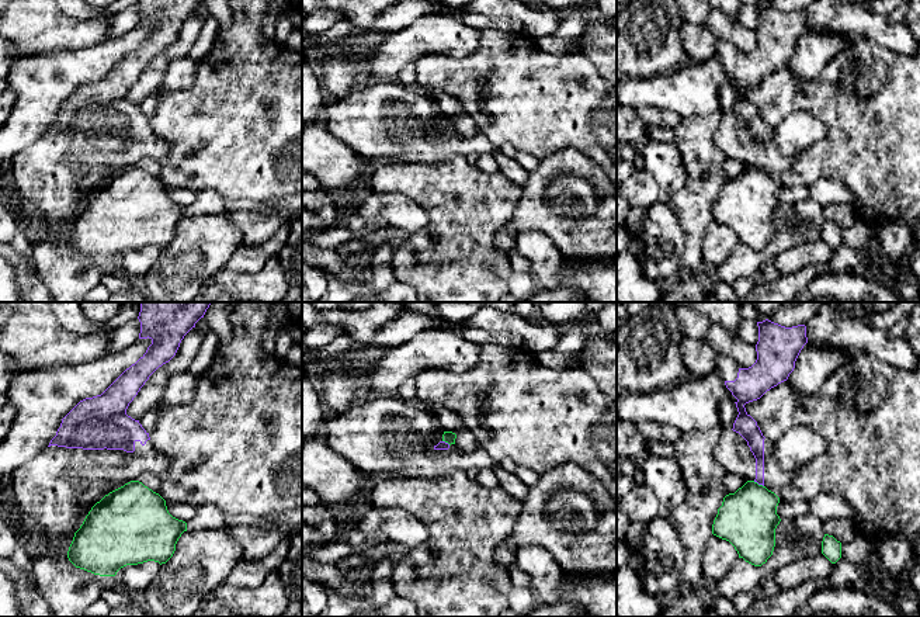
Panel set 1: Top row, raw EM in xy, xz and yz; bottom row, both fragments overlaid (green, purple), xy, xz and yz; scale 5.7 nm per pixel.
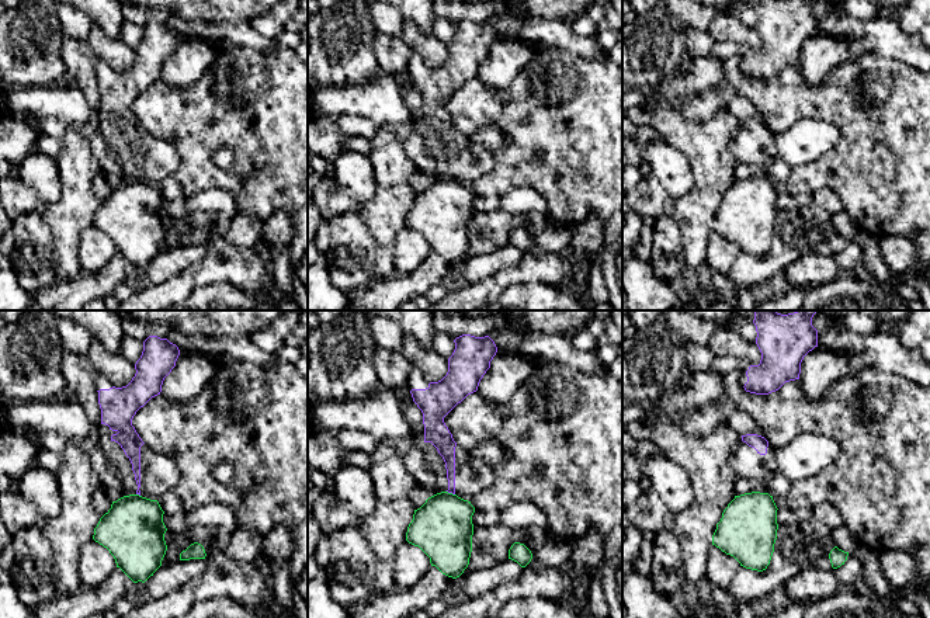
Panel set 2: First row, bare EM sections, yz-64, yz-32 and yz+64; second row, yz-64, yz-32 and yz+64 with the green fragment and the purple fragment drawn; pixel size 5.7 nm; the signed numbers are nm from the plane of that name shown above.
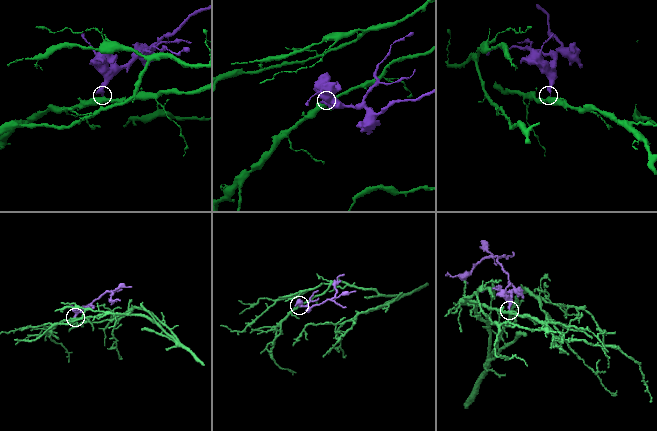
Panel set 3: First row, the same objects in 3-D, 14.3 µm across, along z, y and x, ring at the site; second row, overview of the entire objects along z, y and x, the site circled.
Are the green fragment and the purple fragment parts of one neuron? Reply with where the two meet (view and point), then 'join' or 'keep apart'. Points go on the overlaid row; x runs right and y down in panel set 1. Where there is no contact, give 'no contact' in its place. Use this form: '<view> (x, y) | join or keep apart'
yz (757, 484) | keep apart

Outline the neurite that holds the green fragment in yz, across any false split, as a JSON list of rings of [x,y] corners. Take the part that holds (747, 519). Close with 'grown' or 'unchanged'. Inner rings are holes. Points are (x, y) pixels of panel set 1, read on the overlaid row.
[[[747,481],[723,498],[712,534],[729,541],[746,562],[761,566],[773,555],[780,498],[765,486]]]; unchanged

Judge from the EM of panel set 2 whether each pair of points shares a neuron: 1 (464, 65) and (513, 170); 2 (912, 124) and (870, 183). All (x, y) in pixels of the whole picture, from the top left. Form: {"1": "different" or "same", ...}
{"1": "different", "2": "same"}

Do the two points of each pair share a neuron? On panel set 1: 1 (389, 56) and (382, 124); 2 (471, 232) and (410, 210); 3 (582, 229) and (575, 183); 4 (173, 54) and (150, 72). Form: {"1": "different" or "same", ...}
{"1": "different", "2": "different", "3": "same", "4": "same"}

